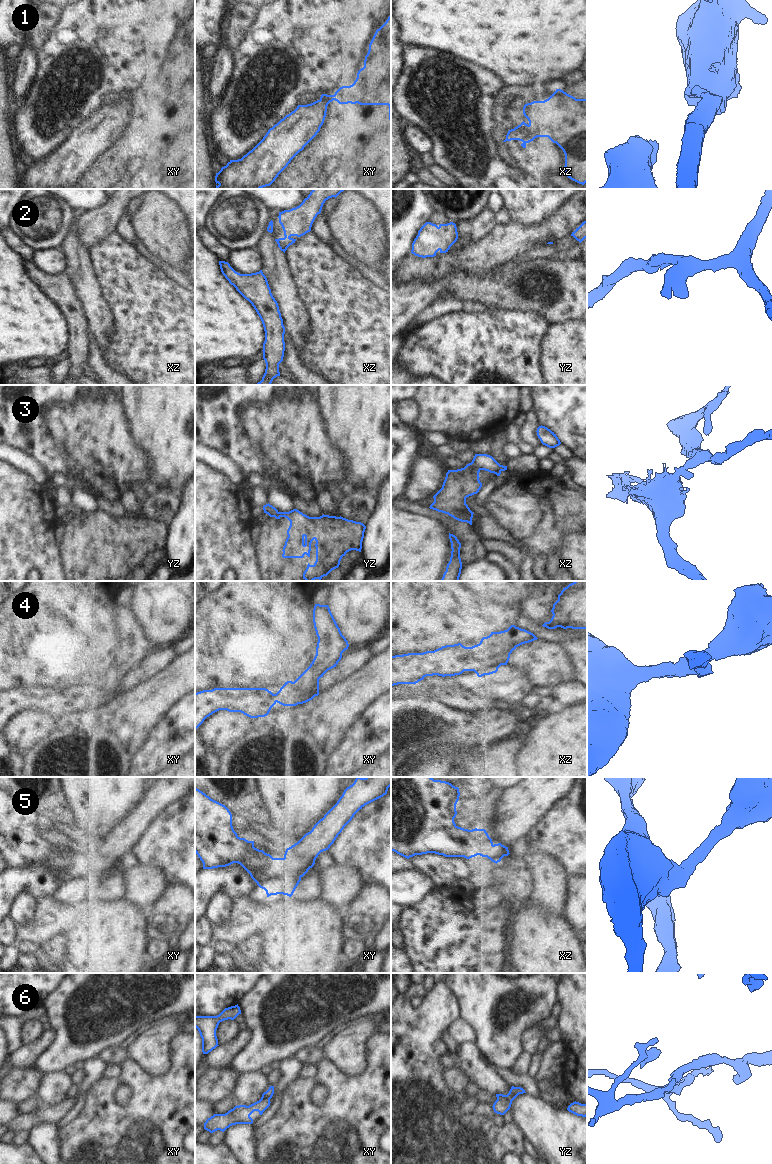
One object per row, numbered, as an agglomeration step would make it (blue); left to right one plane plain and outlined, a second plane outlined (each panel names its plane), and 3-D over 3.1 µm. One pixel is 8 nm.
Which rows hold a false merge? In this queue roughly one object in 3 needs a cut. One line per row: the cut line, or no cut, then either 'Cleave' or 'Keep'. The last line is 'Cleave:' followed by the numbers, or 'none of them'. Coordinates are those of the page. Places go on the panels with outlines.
1: Split along xz (528, 125), (538, 136). Cleave
2: No split. Keep
3: Split along xz (470, 463), (481, 469). Cleave
4: No split. Keep
5: No split. Keep
6: No split. Keep
Cleave: 1, 3

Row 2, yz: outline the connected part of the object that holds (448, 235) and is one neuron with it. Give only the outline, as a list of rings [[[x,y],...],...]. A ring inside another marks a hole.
[[[426,222],[412,243],[411,253],[422,258],[434,257],[438,251],[448,252],[457,239],[458,232],[455,223],[450,222],[437,226]]]

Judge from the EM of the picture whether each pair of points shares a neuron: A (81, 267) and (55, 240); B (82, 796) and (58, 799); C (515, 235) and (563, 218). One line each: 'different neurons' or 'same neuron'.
A: different neurons
B: different neurons
C: same neuron

